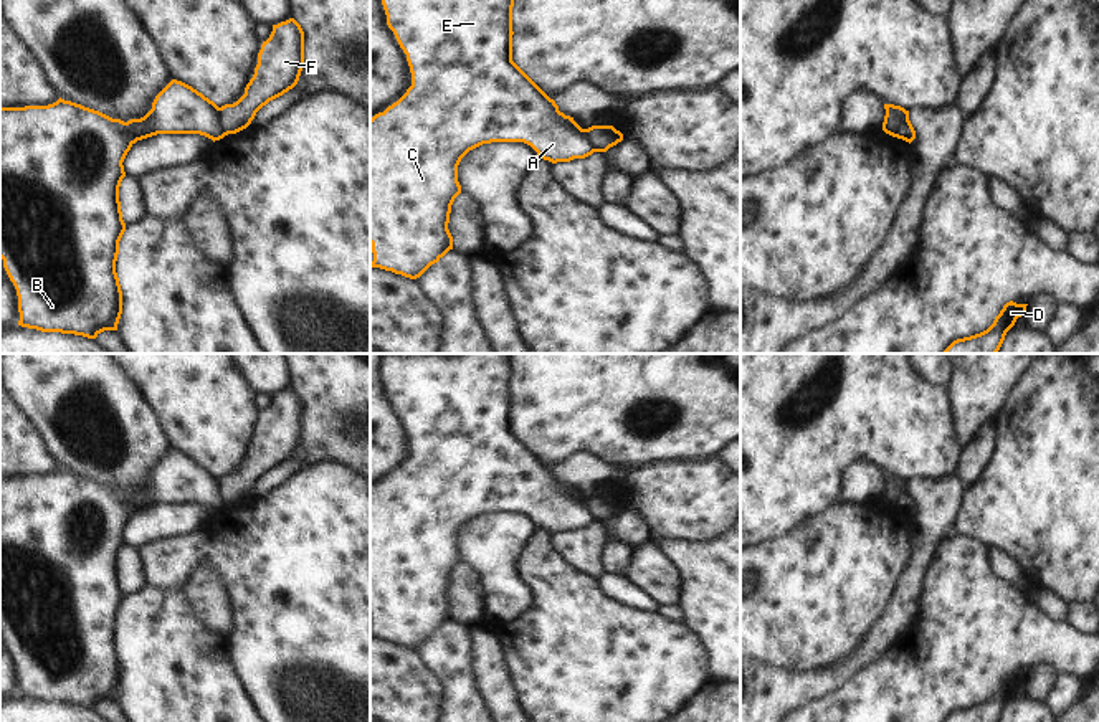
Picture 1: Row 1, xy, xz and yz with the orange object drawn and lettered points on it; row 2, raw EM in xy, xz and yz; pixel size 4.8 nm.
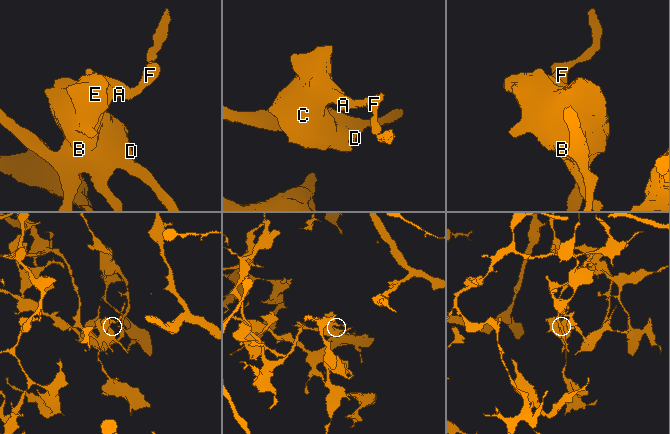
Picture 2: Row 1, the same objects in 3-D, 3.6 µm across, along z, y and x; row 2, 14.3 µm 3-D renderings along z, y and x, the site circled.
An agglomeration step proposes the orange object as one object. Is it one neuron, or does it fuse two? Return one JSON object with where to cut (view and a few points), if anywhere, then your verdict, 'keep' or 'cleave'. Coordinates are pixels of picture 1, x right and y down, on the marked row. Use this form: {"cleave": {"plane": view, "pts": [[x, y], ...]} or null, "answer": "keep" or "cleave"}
{"cleave": {"plane": "xy", "pts": [[217, 108], [220, 128], [225, 134]]}, "answer": "cleave"}

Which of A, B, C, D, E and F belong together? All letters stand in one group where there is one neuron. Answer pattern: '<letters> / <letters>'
A B C D E / F

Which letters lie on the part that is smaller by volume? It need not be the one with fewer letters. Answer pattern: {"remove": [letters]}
{"remove": ["F"]}

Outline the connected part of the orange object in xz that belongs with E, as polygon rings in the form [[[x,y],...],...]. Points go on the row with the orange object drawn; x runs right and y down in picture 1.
[[[382,0],[382,5],[387,25],[407,55],[412,86],[370,119],[372,268],[416,279],[453,249],[448,223],[451,205],[461,193],[458,165],[469,150],[491,142],[524,142],[552,164],[585,159],[597,150],[585,129],[560,112],[555,101],[512,61],[514,0]]]

